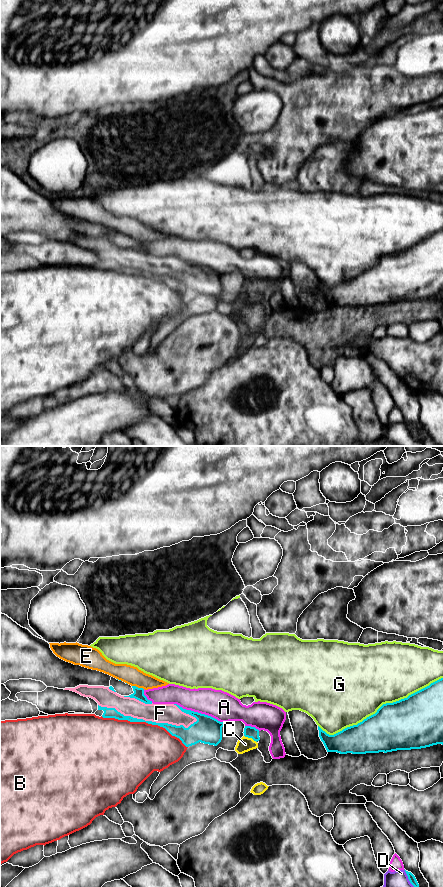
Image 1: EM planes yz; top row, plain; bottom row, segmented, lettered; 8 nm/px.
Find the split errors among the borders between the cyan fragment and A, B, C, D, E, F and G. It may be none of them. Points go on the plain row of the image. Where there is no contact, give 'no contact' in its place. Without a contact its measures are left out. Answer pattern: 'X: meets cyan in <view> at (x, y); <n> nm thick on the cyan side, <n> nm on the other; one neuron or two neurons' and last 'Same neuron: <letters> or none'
A: meets cyan in yz at (200, 265); 220 nm thick on the cyan side, 240 nm on the other; two neurons
B: meets cyan in yz at (144, 273); 80 nm thick on the cyan side, 460 nm on the other; two neurons
C: meets cyan in yz at (250, 289); 100 nm thick on the cyan side, 120 nm on the other; two neurons
D: meets cyan in yz at (409, 432); 60 nm thick on the cyan side, 170 nm on the other; two neurons
E: meets cyan in yz at (138, 240); 90 nm thick on the cyan side, 150 nm on the other; two neurons
F: meets cyan in yz at (148, 273); 90 nm thick on the cyan side, 160 nm on the other; two neurons
G: meets cyan in yz at (380, 259); 400 nm thick on the cyan side, 500 nm on the other; two neurons
Same neuron: none

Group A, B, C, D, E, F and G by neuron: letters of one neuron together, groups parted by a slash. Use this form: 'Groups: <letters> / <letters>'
Groups: A / B / C F / D / E / G

